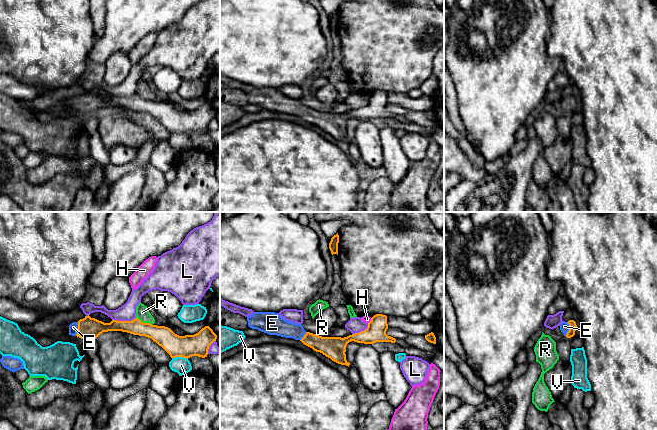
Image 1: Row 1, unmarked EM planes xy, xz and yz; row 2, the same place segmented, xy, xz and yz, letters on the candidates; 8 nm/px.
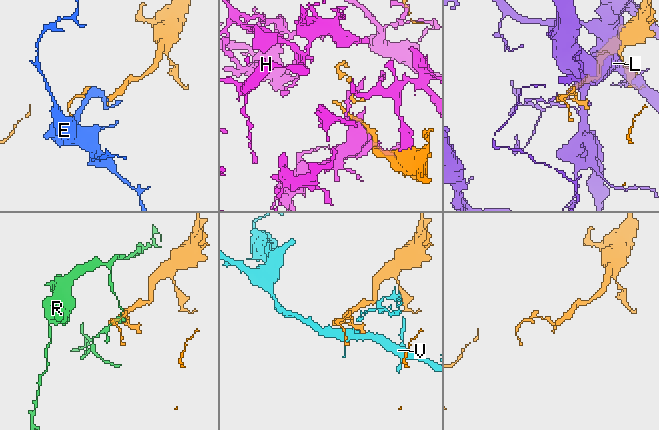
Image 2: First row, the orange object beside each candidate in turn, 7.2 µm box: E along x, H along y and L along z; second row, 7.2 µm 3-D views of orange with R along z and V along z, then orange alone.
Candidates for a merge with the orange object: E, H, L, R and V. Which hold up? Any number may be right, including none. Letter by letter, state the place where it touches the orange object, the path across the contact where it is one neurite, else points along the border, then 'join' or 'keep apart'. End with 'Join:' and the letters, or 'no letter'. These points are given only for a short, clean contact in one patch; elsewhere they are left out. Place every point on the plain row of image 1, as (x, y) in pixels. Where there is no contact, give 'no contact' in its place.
E: yz (569, 105) | across yz (572, 100), (569, 105), (564, 102) | join
H: xz (370, 97) | keep apart
L: xy (123, 97) | keep apart
R: xy (144, 99) | keep apart
V: xy (180, 132) | keep apart
Join: E

